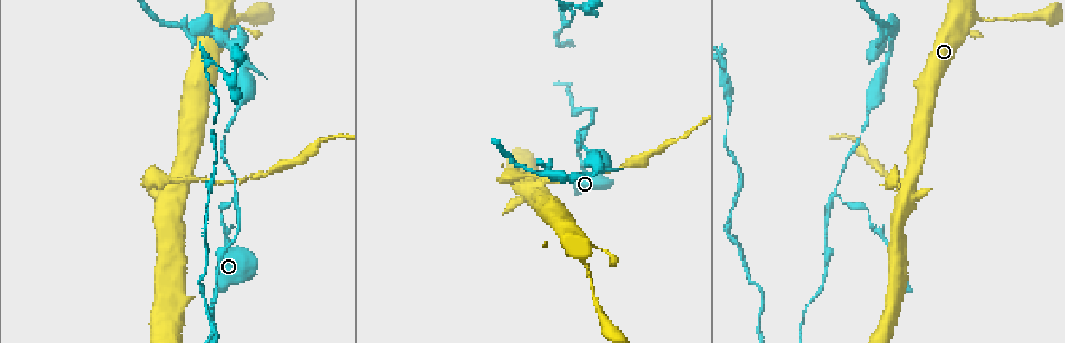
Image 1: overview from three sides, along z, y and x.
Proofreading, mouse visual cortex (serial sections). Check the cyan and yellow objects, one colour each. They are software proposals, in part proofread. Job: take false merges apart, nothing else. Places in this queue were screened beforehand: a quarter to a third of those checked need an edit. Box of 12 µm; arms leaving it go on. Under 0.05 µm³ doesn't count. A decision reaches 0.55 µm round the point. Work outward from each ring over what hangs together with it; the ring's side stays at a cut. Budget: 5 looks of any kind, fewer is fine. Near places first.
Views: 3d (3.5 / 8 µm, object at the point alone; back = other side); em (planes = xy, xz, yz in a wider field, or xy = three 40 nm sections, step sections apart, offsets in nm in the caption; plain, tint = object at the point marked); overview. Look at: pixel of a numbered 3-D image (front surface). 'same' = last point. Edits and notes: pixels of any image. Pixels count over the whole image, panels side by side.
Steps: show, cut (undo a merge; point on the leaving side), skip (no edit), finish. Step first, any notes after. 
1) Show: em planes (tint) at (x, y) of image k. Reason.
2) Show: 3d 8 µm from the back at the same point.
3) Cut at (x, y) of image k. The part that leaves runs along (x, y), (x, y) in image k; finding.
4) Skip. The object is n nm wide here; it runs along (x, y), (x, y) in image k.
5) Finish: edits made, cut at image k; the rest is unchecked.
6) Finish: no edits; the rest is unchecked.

Show: 3d 3.5 µm at (590, 280) of image 1. Thin neck.

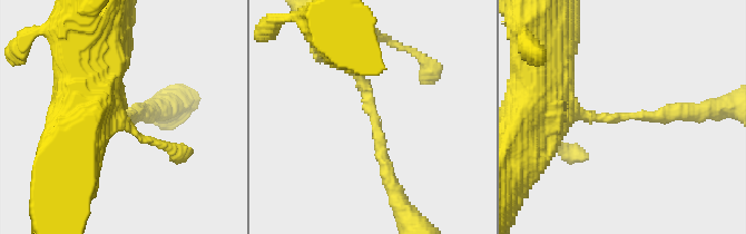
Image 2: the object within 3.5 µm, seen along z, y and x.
Show: em xy step 5 (tint) at (129, 115) of image 2. The arms are 200, 200 nm wide; shape alone is not enough.

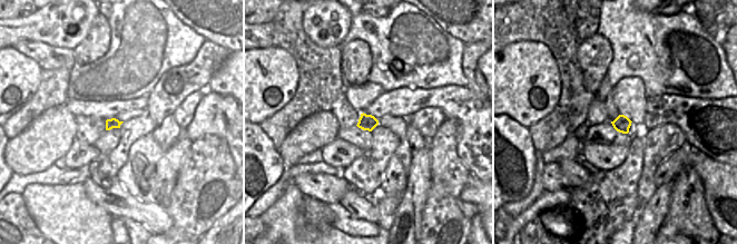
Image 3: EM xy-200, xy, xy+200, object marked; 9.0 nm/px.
Skip. It runs along (349, 60), (396, 195) in image 2; continuous, no second cell.

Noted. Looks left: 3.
Show: 3d 3.5 µm at (591, 120) of image 1. Two arms in line, one across.

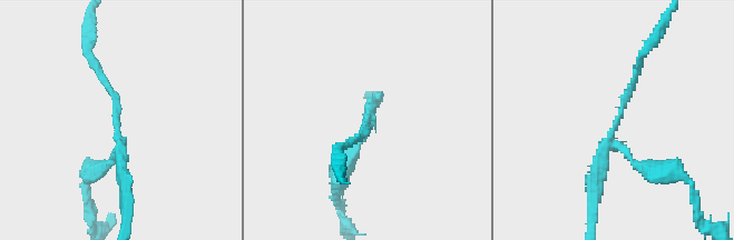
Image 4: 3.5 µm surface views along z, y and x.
Show: em xy step 5 (tint) at (614, 144) of image 4. Need the tissue.

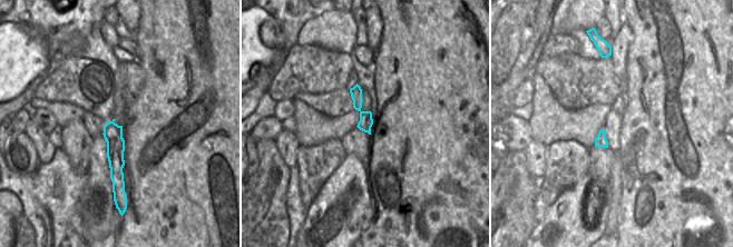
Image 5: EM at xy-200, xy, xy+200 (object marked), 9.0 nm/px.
Cut at (595, 184) of image 4. The arms are 100, 200, 250 nm wide; two cells meet here.

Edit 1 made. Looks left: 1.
Finish: edits made, cut at image 4; the rest is unchecked.

